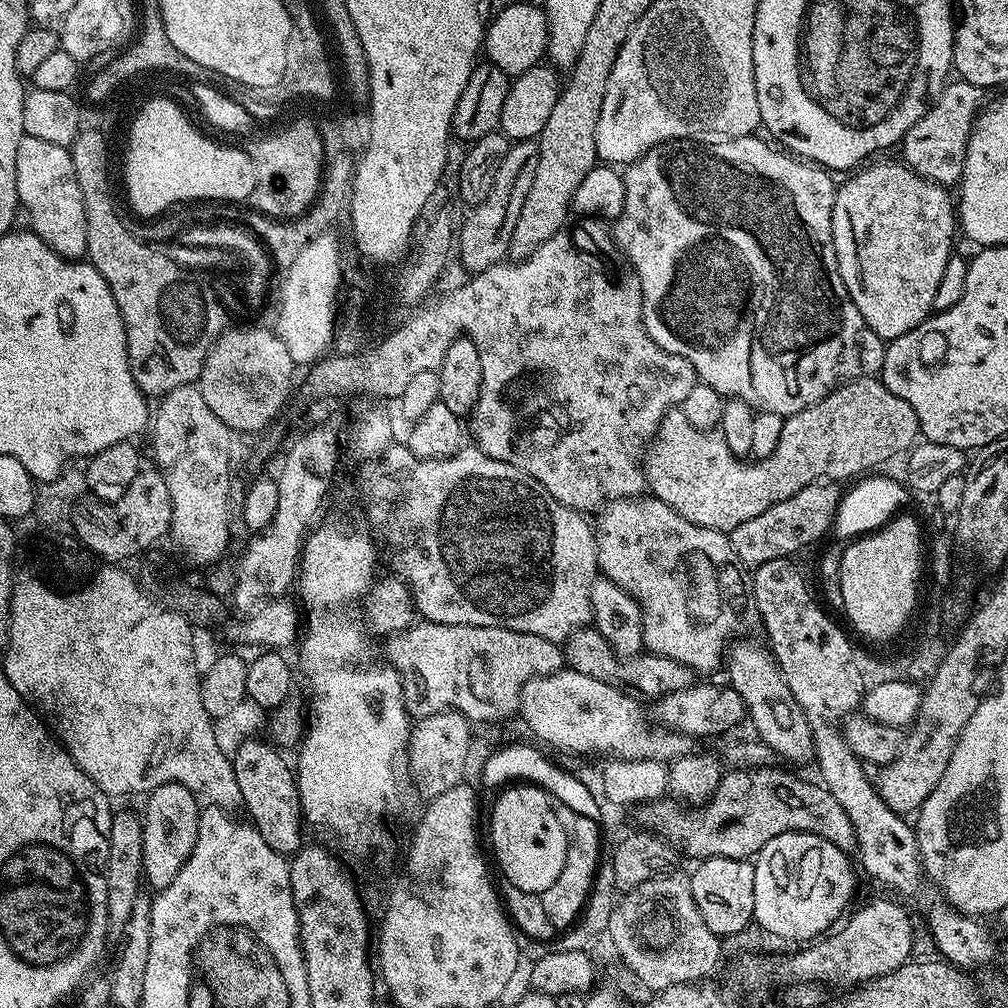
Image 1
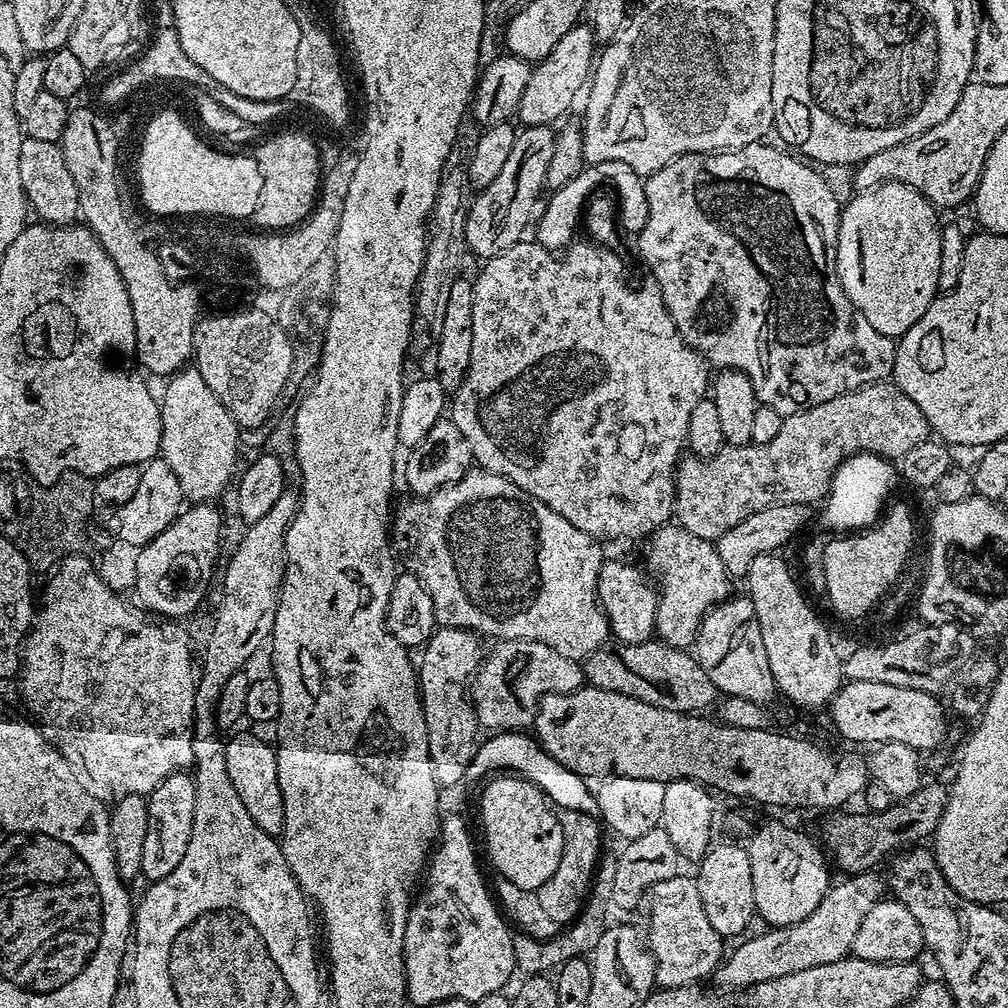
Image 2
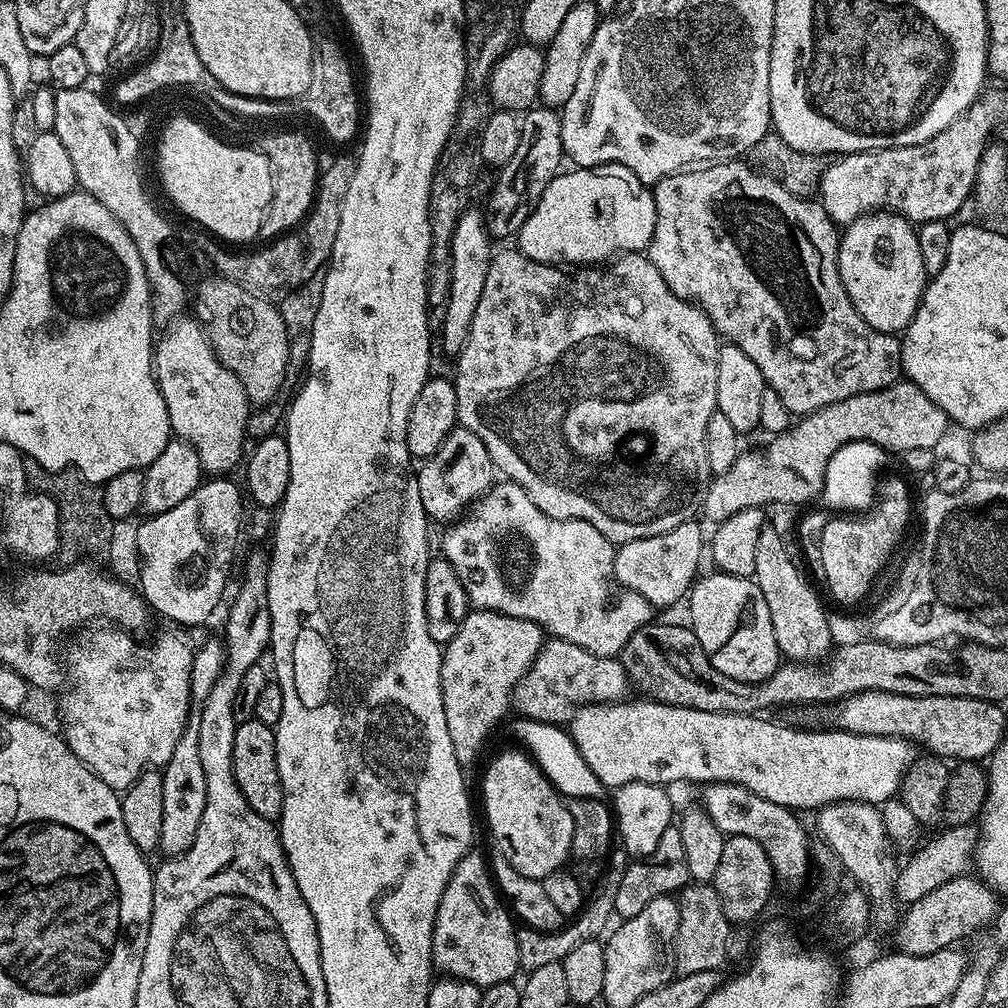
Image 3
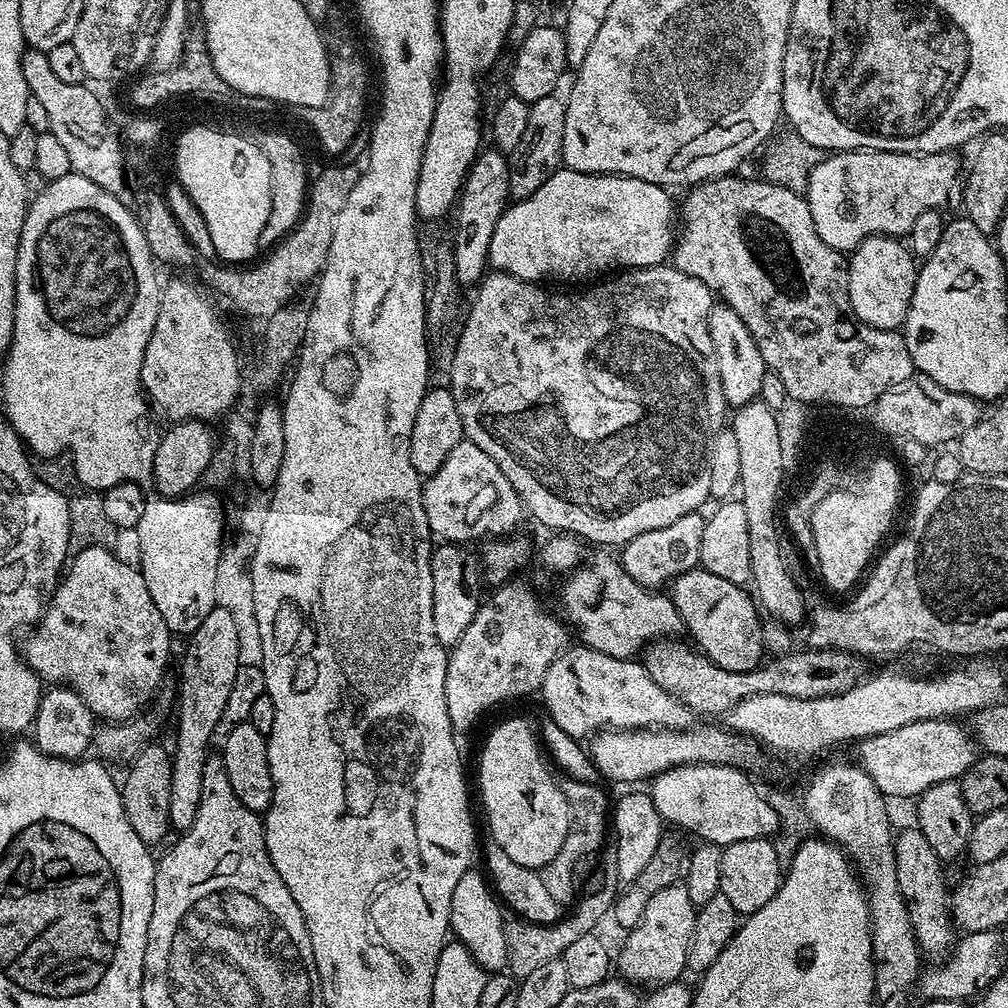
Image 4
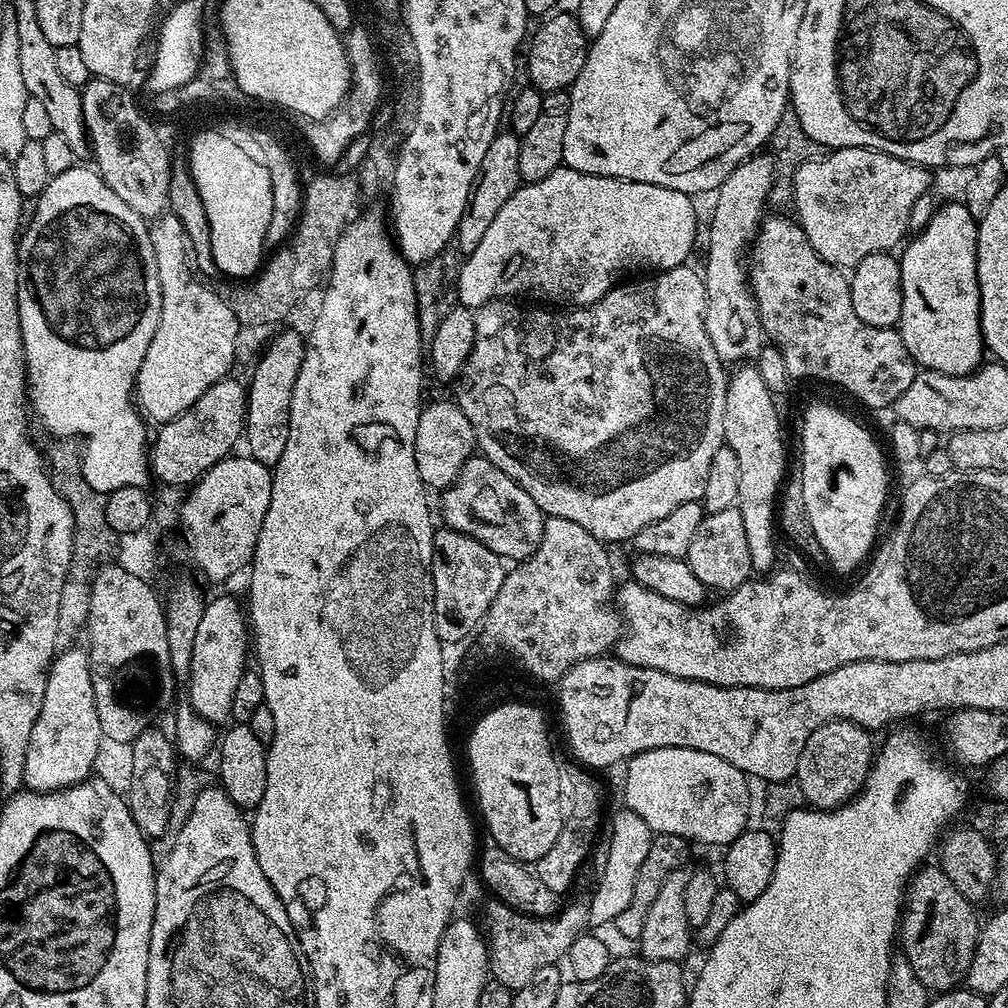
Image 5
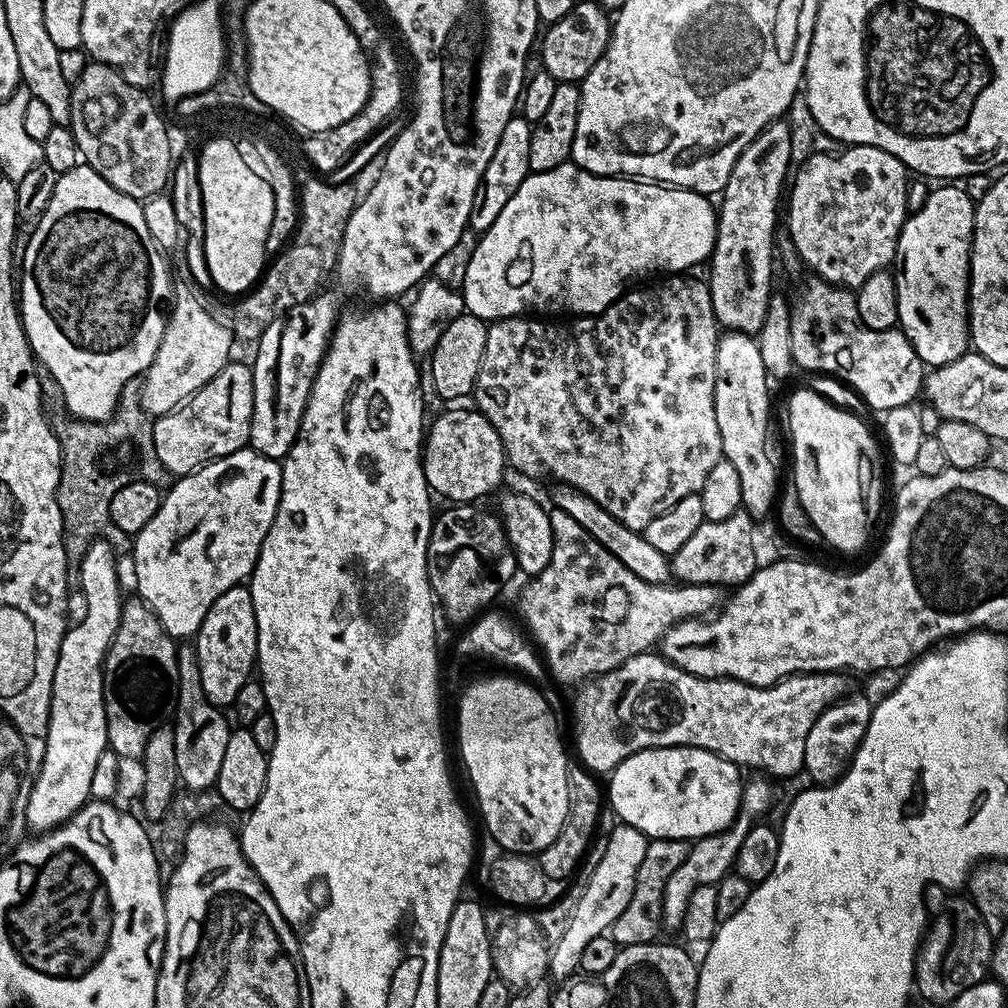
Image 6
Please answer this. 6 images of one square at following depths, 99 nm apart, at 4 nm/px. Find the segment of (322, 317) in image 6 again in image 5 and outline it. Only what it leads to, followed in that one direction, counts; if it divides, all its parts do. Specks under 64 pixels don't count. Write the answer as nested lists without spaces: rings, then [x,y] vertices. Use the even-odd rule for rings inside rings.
[[[280,332],[268,344],[268,349],[260,356],[256,364],[256,373],[252,381],[246,384],[246,415],[244,418],[243,439],[248,440],[247,455],[253,456],[258,462],[275,466],[278,458],[282,458],[282,450],[286,450],[286,438],[290,426],[290,398],[294,394],[294,382],[298,378],[298,370],[304,357],[305,337],[296,332]]]

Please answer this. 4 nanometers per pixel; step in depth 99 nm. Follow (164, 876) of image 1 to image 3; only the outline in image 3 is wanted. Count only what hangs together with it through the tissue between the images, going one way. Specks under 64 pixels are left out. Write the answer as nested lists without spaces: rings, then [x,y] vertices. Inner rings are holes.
[[[199,711],[188,713],[188,725],[174,746],[174,754],[165,762],[162,769],[162,836],[159,851],[165,857],[180,856],[198,835],[198,822],[202,822],[202,810],[206,810],[206,774],[202,771],[202,761],[198,755]]]

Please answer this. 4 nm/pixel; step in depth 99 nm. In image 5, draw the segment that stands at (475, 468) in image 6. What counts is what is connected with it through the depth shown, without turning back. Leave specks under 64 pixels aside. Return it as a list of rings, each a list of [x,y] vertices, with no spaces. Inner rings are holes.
[[[451,399],[436,400],[433,404],[425,403],[420,410],[418,430],[414,434],[414,462],[418,462],[418,474],[422,478],[424,487],[429,490],[443,490],[449,488],[458,478],[462,466],[477,451],[474,426],[470,426],[470,418],[462,414],[462,410]]]

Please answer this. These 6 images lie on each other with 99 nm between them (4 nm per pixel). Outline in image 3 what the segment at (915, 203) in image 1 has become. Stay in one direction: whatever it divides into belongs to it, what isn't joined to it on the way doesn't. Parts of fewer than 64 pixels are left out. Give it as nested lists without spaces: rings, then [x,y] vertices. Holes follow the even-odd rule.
[[[881,210],[871,216],[859,216],[843,229],[840,238],[840,277],[850,302],[862,314],[862,318],[876,332],[903,333],[916,316],[916,307],[924,295],[926,273],[922,251],[919,249],[917,229],[911,220],[905,220],[894,212]]]

